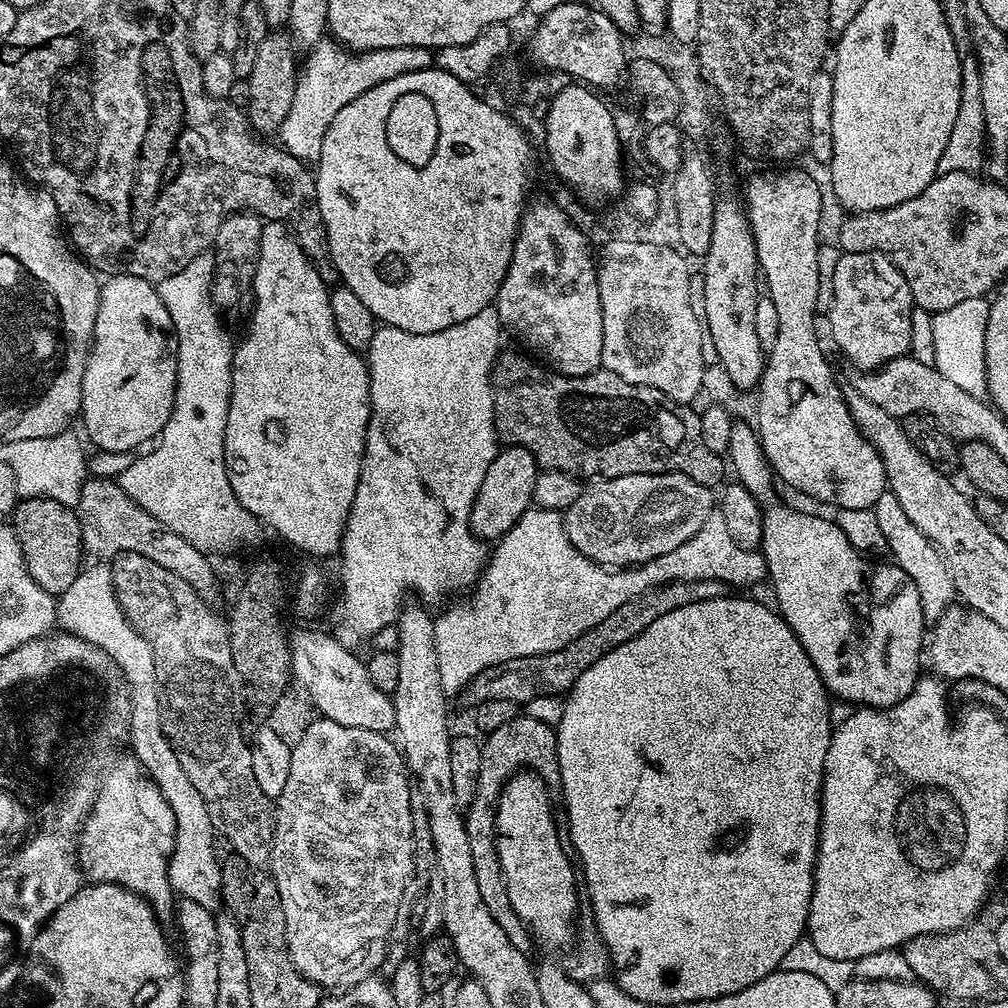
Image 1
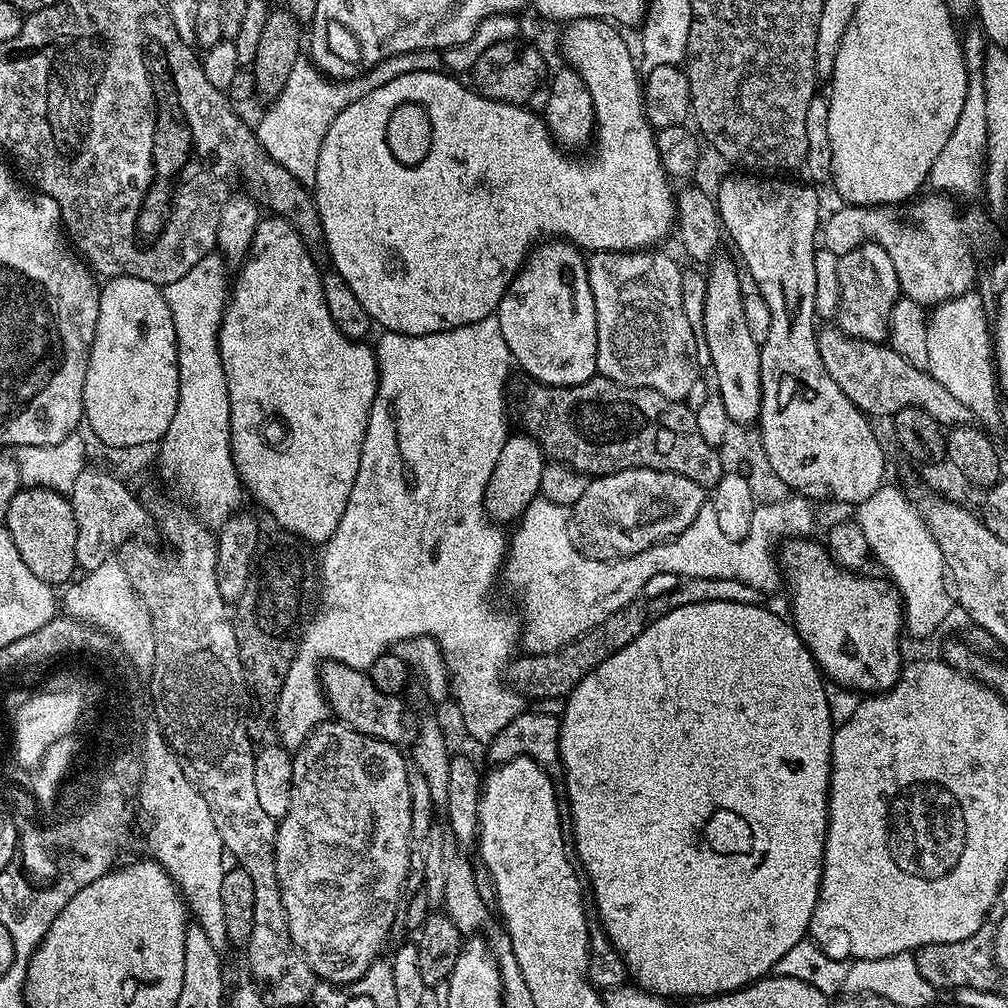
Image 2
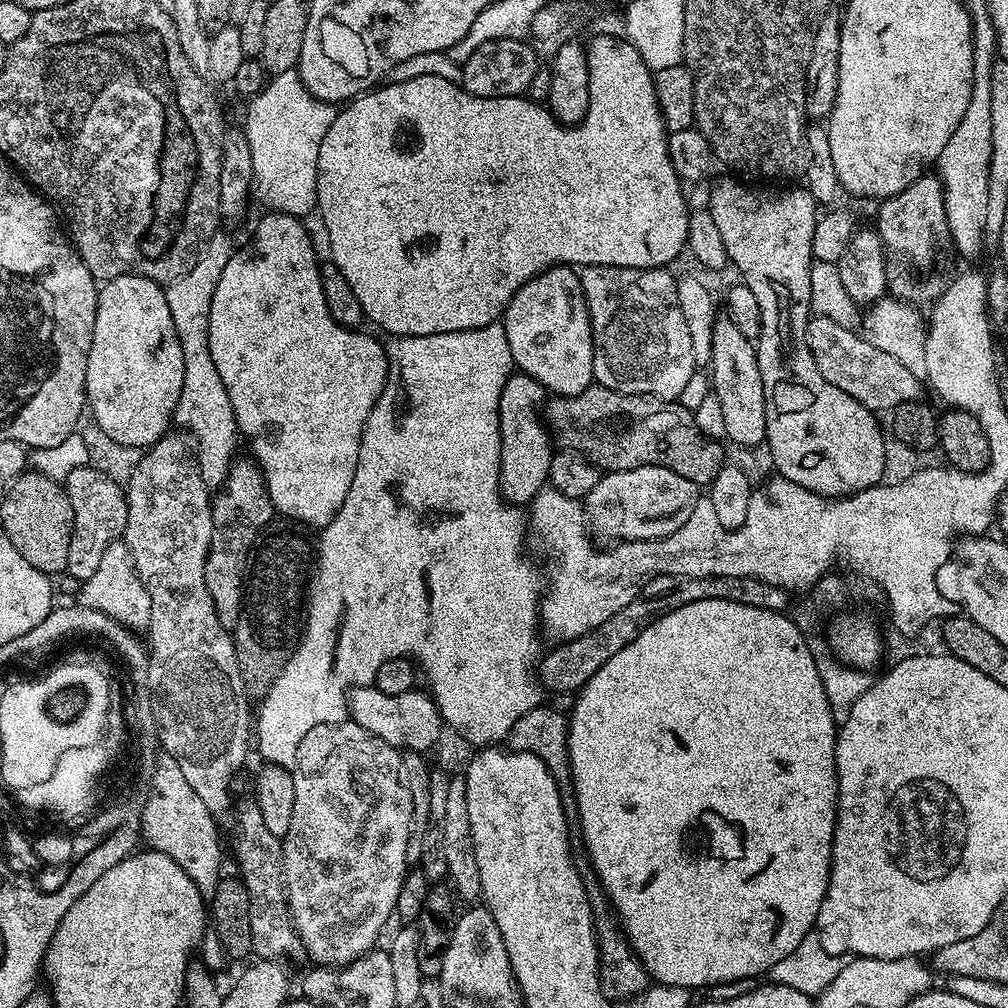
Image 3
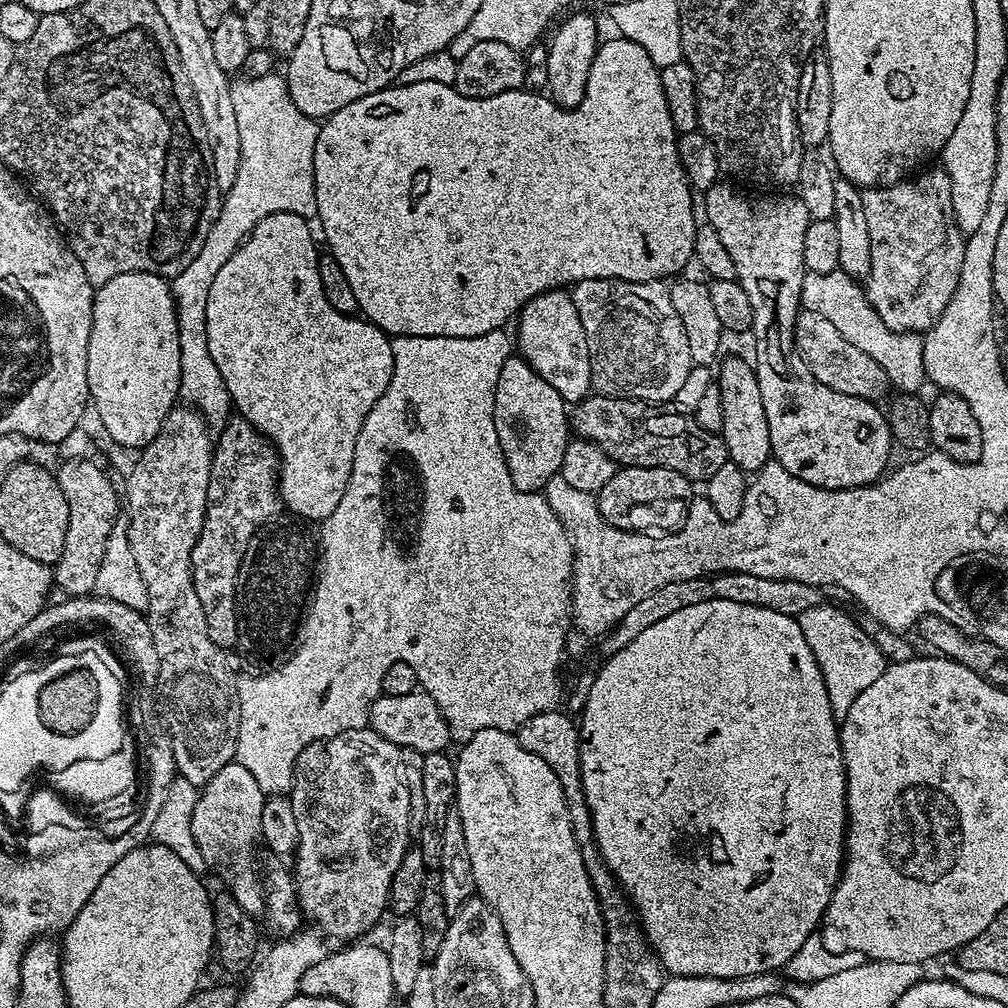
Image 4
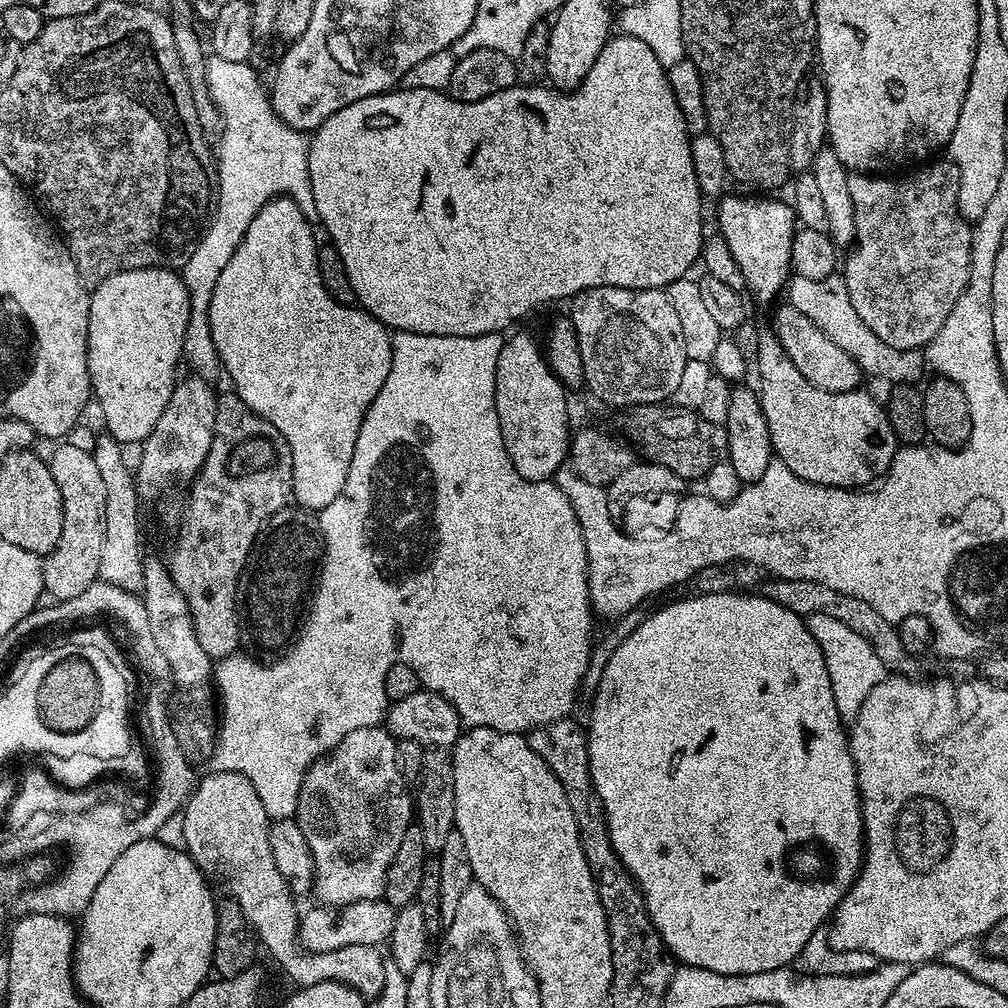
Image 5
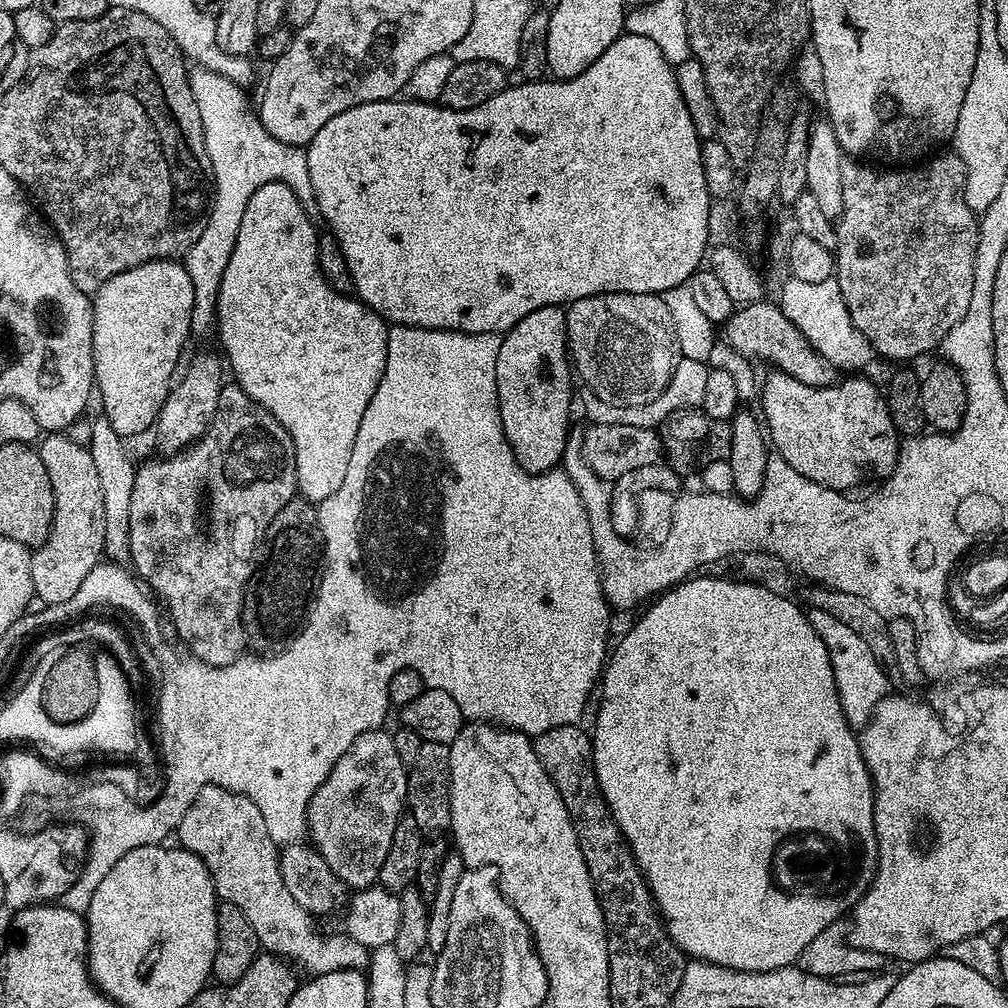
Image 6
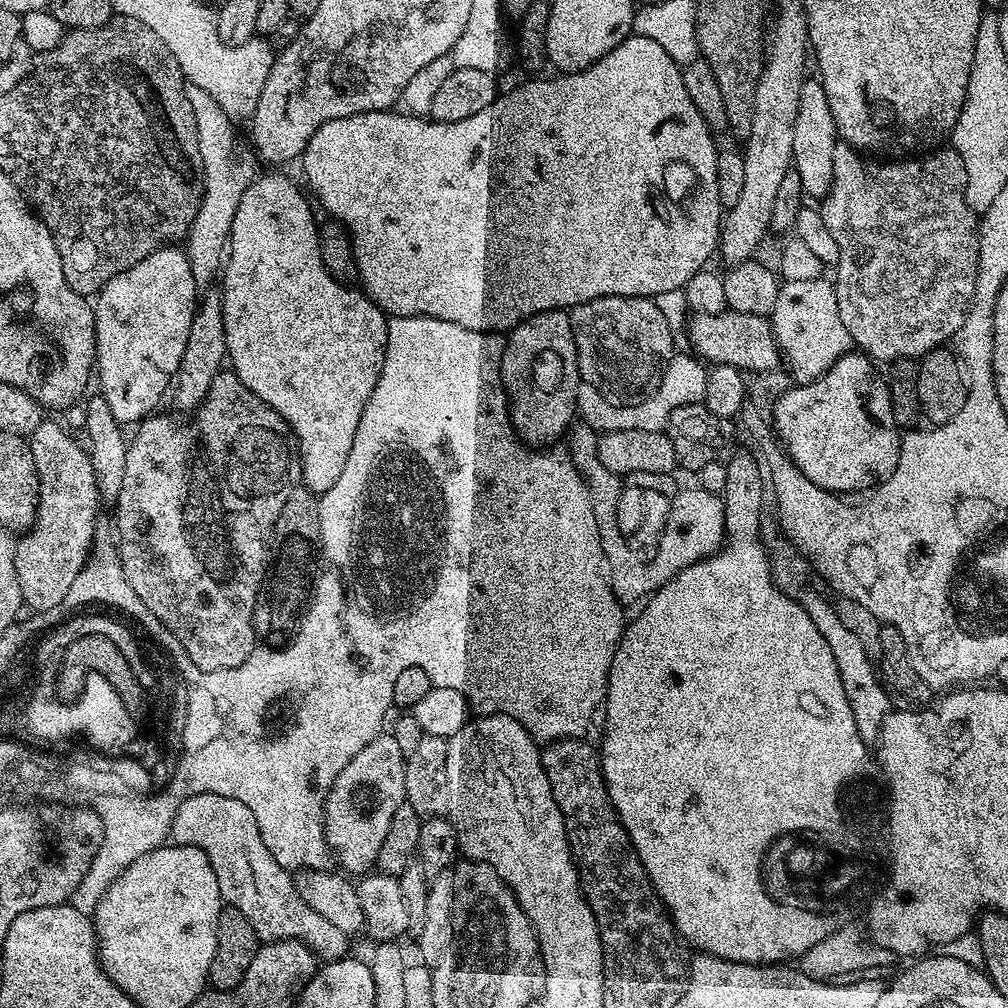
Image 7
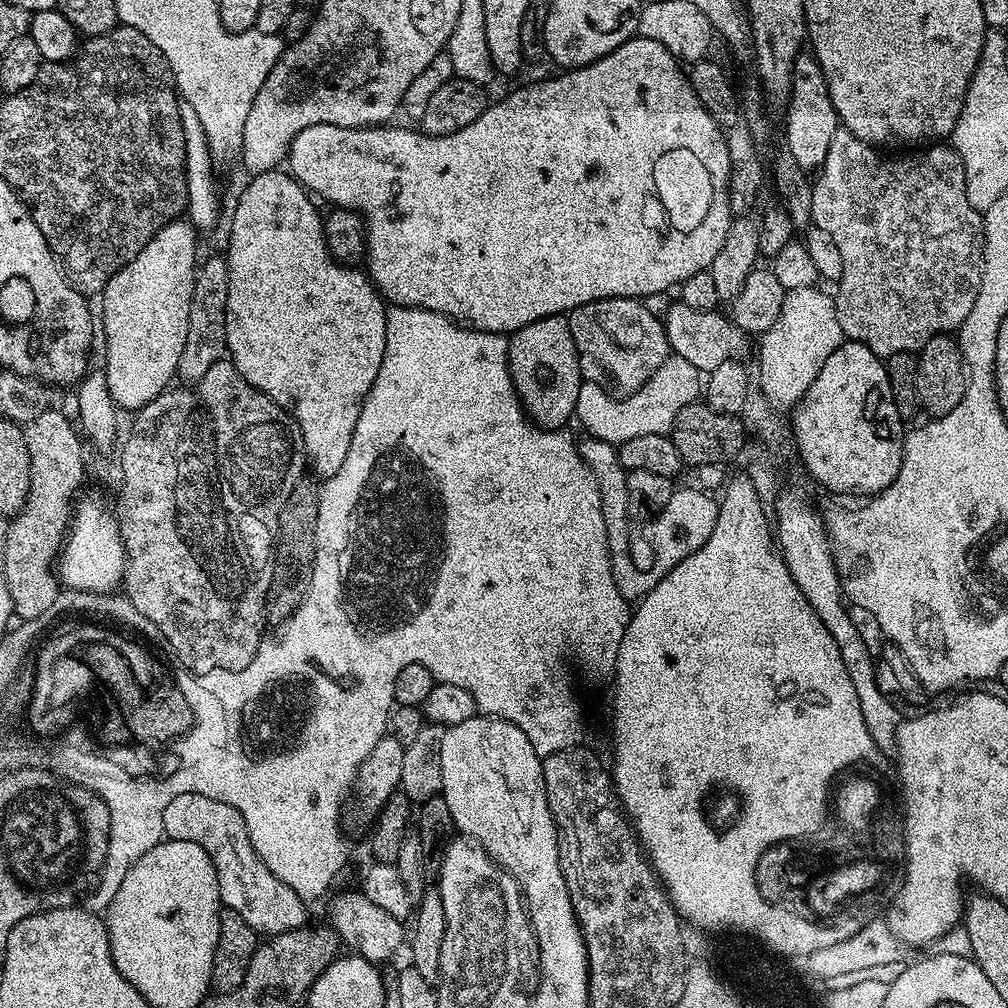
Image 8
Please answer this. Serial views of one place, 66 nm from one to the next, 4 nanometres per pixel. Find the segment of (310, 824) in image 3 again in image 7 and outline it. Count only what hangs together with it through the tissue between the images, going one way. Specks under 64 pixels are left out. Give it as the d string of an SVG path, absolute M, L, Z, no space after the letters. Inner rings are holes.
M391 734L378 735L346 762L342 774L334 778L334 786L328 788L324 803L324 833L331 855L345 873L368 874L377 867L376 859L390 831L390 822L406 801L404 762L395 738Z

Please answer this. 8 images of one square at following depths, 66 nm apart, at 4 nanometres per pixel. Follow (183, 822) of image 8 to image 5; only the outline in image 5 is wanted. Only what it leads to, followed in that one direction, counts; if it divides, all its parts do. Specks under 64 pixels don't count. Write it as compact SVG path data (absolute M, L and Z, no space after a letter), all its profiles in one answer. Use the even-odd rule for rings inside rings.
M210 772L209 776L199 777L182 808L184 848L188 855L213 885L221 884L231 900L242 906L242 914L252 923L263 951L265 948L284 967L296 988L333 980L350 985L365 998L377 996L382 990L386 959L379 947L342 946L329 952L301 951L296 956L300 931L297 901L282 874L278 874L278 866L274 866L266 806L262 806L262 798L258 798L258 790L254 790L250 778L237 772Z

